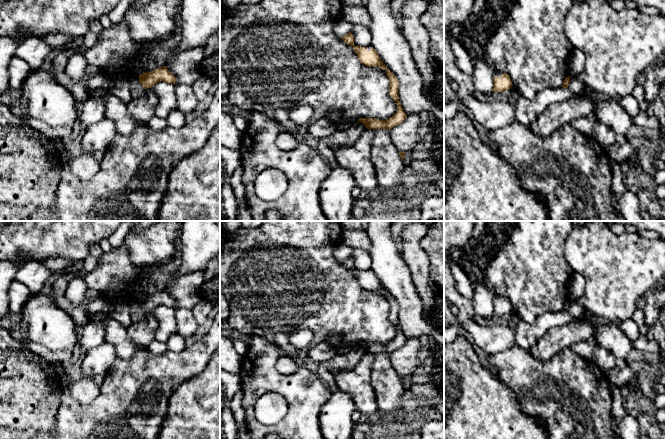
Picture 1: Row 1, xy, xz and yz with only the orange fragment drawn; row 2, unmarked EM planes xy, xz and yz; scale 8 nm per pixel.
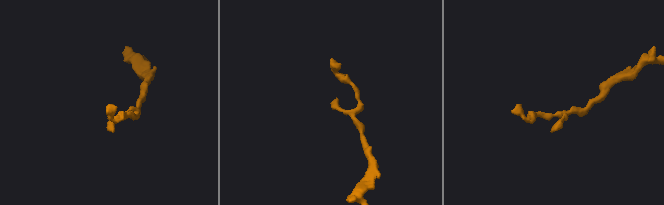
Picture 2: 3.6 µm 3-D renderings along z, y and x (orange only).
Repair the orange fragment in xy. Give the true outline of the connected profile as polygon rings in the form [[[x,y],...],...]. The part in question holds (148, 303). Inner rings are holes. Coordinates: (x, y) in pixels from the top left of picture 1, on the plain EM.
[[[166,290],[139,299],[139,306],[144,313],[150,312],[160,305],[175,308],[177,303]]]

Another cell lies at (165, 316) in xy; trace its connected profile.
[[[163,305],[152,310],[158,322],[155,340],[166,343],[169,337],[176,332],[175,310],[175,308]]]

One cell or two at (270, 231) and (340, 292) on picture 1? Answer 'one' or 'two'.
one

